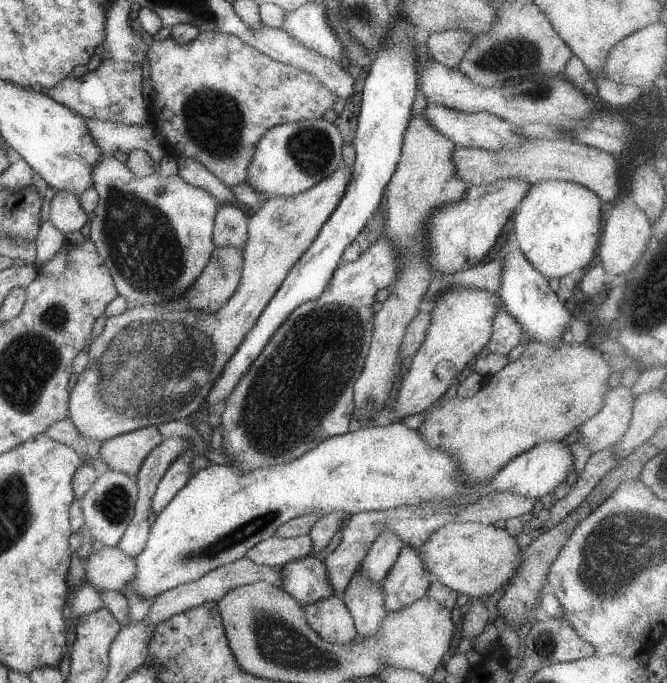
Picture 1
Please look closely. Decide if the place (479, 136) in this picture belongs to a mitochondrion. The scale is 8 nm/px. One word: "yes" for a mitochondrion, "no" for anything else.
no

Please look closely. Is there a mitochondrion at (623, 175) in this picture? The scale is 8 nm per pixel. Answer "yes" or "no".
no

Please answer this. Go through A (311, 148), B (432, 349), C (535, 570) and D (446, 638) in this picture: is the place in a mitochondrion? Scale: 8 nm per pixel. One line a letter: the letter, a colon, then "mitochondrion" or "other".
A: mitochondrion
B: other
C: other
D: other

